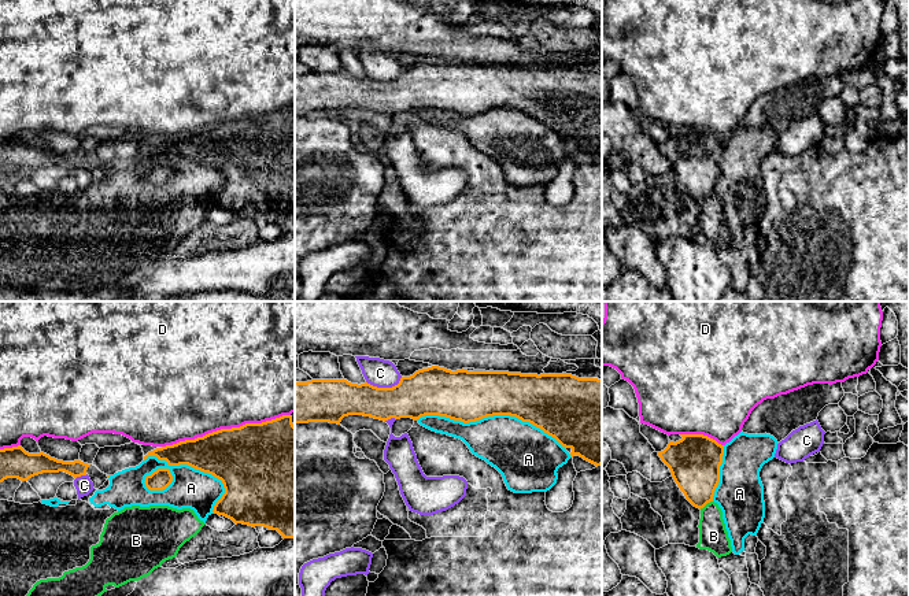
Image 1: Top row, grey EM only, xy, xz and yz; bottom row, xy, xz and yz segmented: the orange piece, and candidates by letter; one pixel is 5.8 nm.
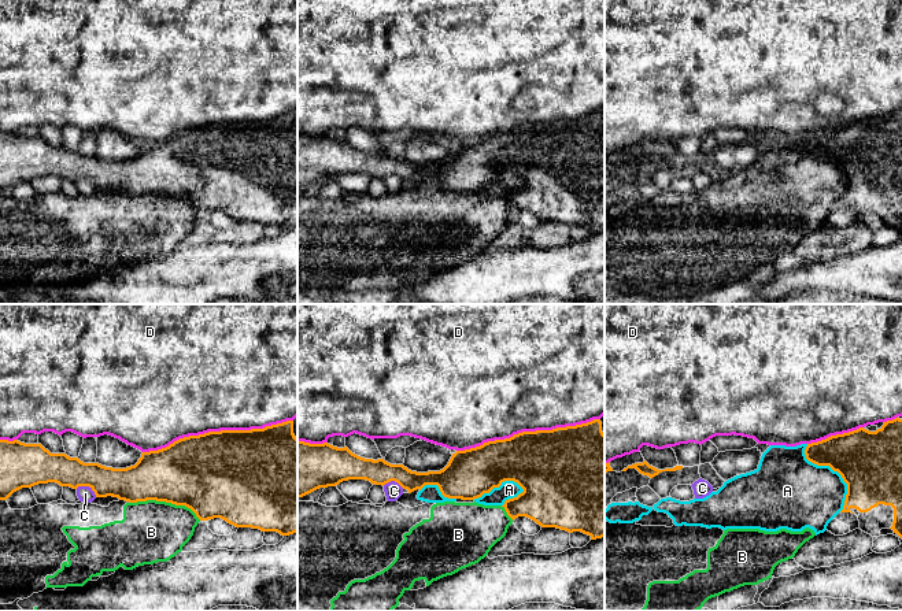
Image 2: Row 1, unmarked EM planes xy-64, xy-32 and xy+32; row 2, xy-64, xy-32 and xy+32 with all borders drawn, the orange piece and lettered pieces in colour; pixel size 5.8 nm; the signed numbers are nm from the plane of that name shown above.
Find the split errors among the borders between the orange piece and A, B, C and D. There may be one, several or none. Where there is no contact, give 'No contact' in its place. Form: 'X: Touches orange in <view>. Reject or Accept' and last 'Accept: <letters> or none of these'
A: Touches orange in xy. Reject
B: Touches orange in yz. Reject
C: Touches orange in xz. Reject
D: Touches orange in xy. Reject
Accept: none of these

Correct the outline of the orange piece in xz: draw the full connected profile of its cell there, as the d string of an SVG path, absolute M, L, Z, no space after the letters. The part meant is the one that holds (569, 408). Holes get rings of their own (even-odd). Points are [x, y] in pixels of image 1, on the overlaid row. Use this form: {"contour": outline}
{"contour": "M432 366L415 371L410 377L402 377L392 388L377 388L367 382L351 384L347 380L311 380L295 382L295 423L329 422L340 425L348 415L363 415L380 421L391 418L411 418L414 421L425 415L439 415L463 423L476 422L494 415L510 415L529 422L554 437L565 449L570 448L570 456L579 455L584 460L602 464L602 380L579 378L572 374L521 374L509 371L451 371Z"}

